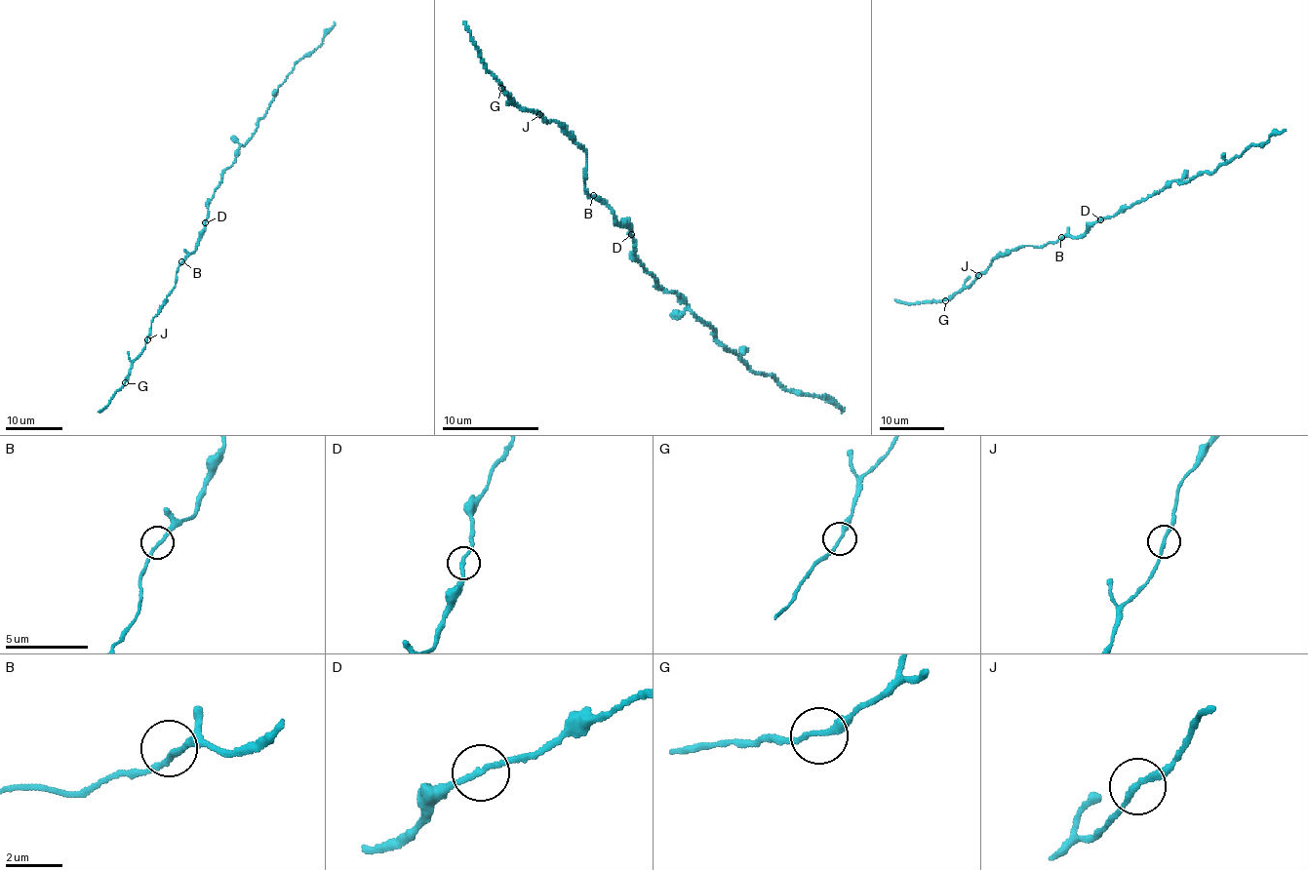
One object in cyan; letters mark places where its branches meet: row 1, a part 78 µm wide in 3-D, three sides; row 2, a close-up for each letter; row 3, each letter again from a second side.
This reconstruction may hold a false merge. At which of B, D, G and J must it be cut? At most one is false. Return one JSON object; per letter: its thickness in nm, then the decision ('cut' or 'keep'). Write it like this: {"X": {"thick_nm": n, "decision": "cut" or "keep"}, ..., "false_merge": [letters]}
{"B": {"thick_nm": 190, "decision": "keep"}, "D": {"thick_nm": 190, "decision": "keep"}, "G": {"thick_nm": 200, "decision": "keep"}, "J": {"thick_nm": 190, "decision": "keep"}, "false_merge": []}

